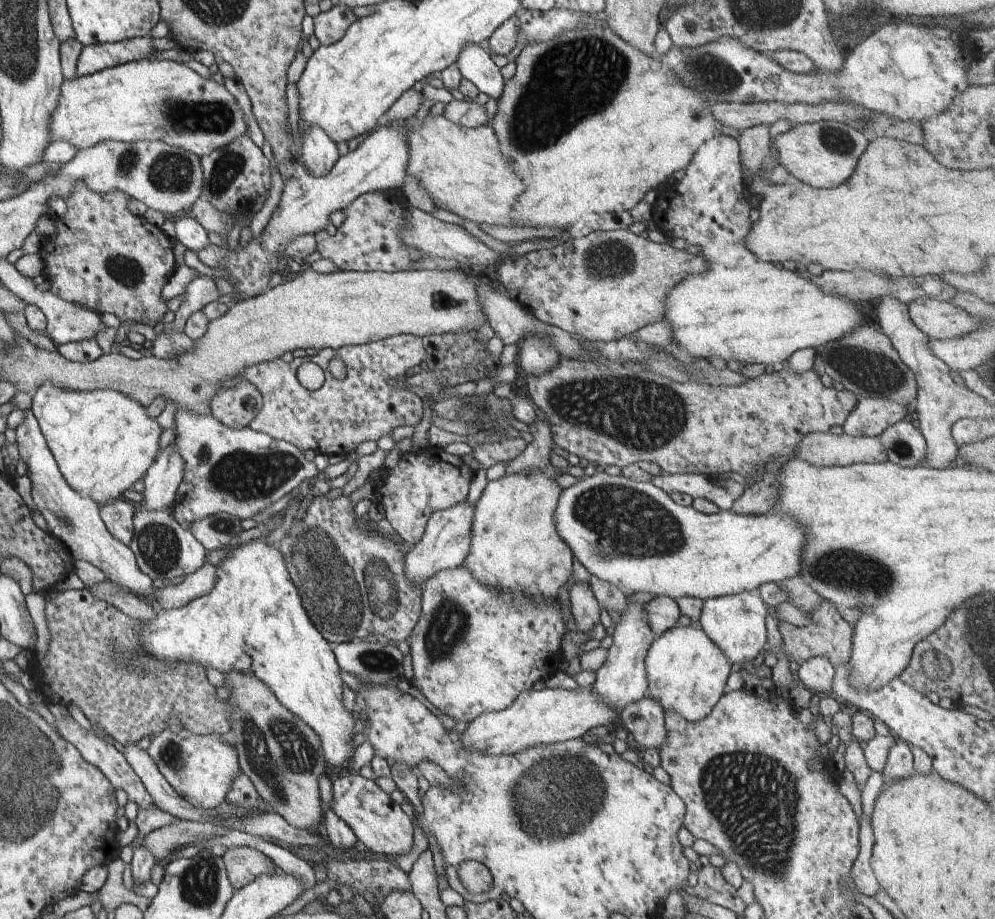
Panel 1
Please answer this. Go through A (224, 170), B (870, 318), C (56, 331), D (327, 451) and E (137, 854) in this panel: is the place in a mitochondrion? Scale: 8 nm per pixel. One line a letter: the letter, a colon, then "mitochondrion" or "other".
A: mitochondrion
B: other
C: other
D: other
E: other

